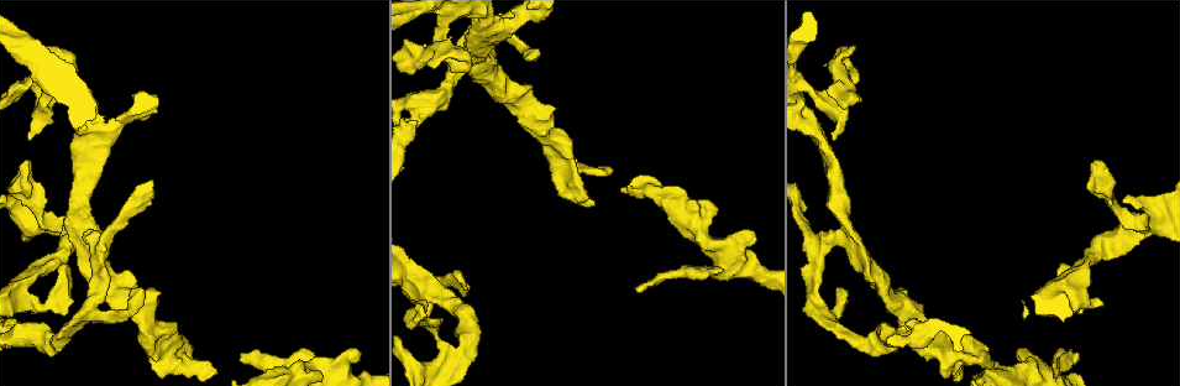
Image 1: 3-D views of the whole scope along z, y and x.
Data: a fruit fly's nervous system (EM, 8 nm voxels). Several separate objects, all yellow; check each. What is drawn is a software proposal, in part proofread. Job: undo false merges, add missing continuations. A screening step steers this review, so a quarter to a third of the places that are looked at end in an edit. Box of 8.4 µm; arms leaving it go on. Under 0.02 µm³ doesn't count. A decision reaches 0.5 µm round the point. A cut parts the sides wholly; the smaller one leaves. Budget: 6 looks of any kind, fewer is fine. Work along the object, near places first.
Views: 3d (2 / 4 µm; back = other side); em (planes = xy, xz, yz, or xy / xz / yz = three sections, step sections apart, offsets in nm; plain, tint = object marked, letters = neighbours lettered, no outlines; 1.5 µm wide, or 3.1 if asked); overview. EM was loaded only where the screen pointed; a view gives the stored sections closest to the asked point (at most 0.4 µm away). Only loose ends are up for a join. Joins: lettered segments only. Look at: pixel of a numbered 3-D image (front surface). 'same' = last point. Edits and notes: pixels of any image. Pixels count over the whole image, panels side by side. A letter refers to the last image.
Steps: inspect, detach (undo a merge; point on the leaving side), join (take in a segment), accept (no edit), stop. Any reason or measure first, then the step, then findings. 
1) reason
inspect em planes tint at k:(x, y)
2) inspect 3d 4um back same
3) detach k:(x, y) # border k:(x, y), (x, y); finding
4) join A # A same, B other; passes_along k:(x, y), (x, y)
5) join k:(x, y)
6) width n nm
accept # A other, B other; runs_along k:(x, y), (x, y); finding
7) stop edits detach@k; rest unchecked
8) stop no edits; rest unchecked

an open end
inspect em planes tint at 1:(68, 266)

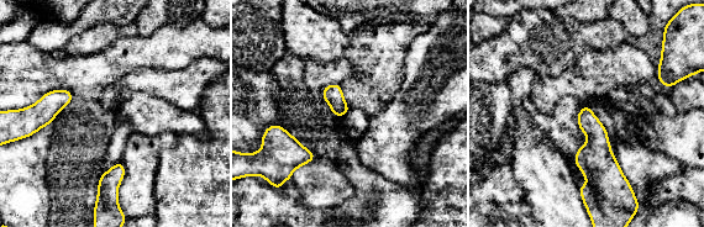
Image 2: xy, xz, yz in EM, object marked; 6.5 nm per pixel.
inspect em planes letters same

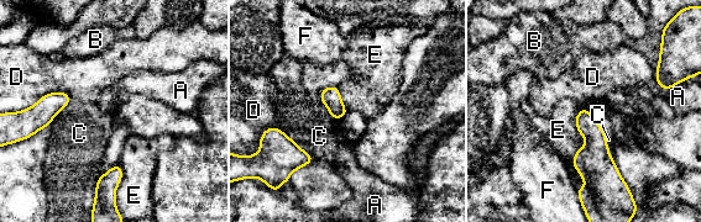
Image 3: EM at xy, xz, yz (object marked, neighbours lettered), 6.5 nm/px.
accept # A other, B other, C other, D other, E other, F other; border 3:(582, 105), (576, 189); no lettered segment goes on from it

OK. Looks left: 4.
an open end
inspect 3d 4um at 1:(241, 352)

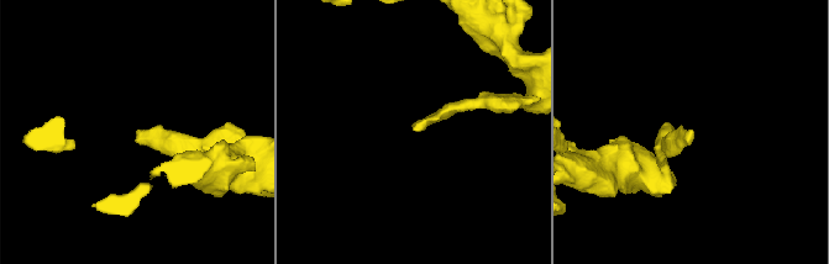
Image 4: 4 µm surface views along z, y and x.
need the tissue
inspect em planes plain at 4:(136, 131)

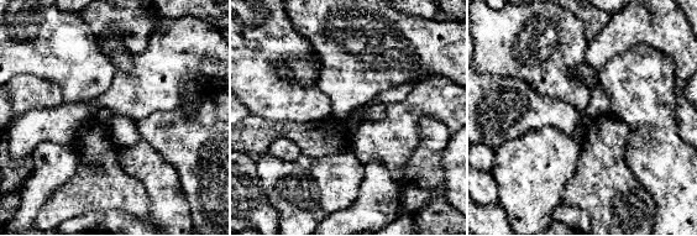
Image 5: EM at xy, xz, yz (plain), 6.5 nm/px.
what lies round it
inspect em planes letters same

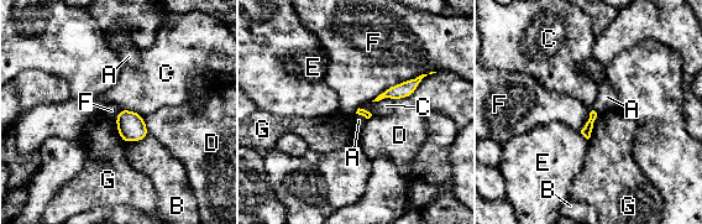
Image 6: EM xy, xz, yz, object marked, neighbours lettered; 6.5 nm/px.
accept # A other, B other, C other, D other, E other, F other, G other; border 6:(431, 71), (391, 86), (371, 100); none of them fits

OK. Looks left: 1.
three-way junction
inspect em planes letters at 1:(816, 311)

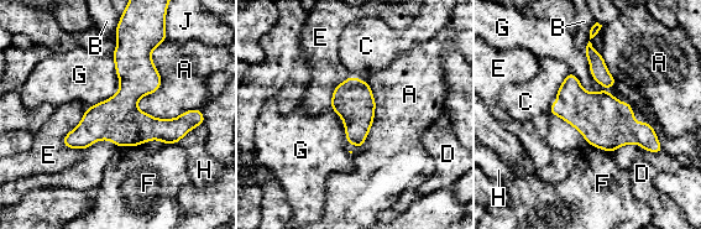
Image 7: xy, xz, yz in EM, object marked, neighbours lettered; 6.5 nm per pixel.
width 280 nm; longest_contact A 500 nm
accept # A other, B other, C other, D other, E other, F other, G other, H other, J other; continuous, no second neuron

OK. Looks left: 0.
stop no edits; rest unchecked

